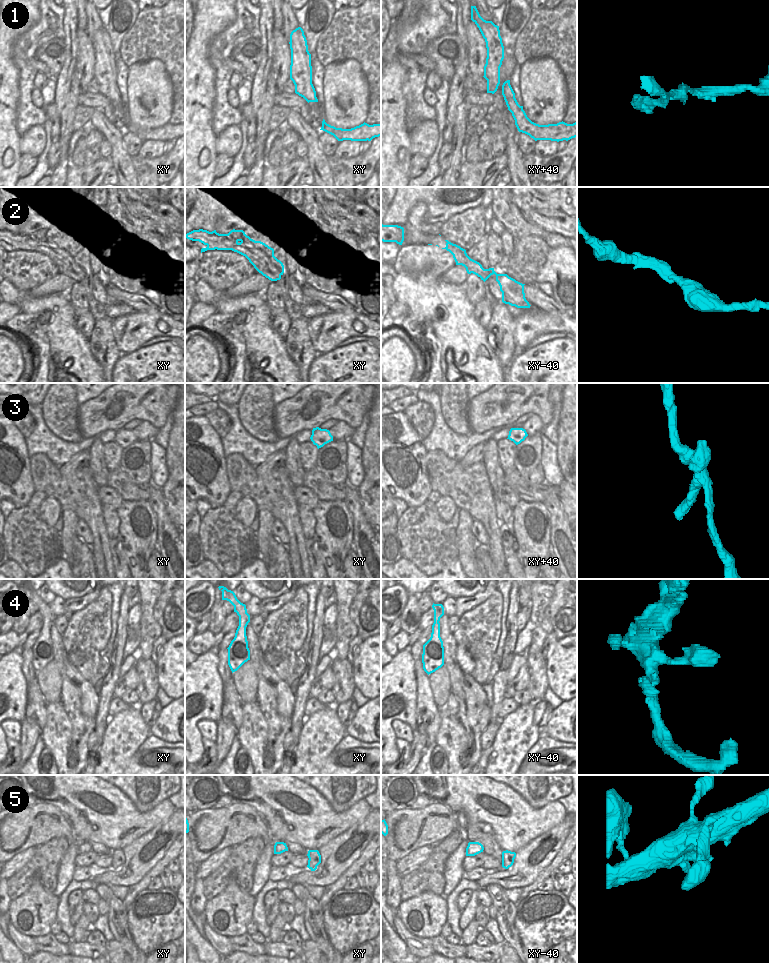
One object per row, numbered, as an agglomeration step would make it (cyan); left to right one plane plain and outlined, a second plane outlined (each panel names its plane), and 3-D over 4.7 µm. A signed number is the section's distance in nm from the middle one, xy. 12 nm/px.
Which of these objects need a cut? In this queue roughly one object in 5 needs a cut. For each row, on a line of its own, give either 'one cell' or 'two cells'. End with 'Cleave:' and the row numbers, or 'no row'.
1: one cell
2: one cell
3: one cell
4: one cell
5: one cell
Cleave: no row

